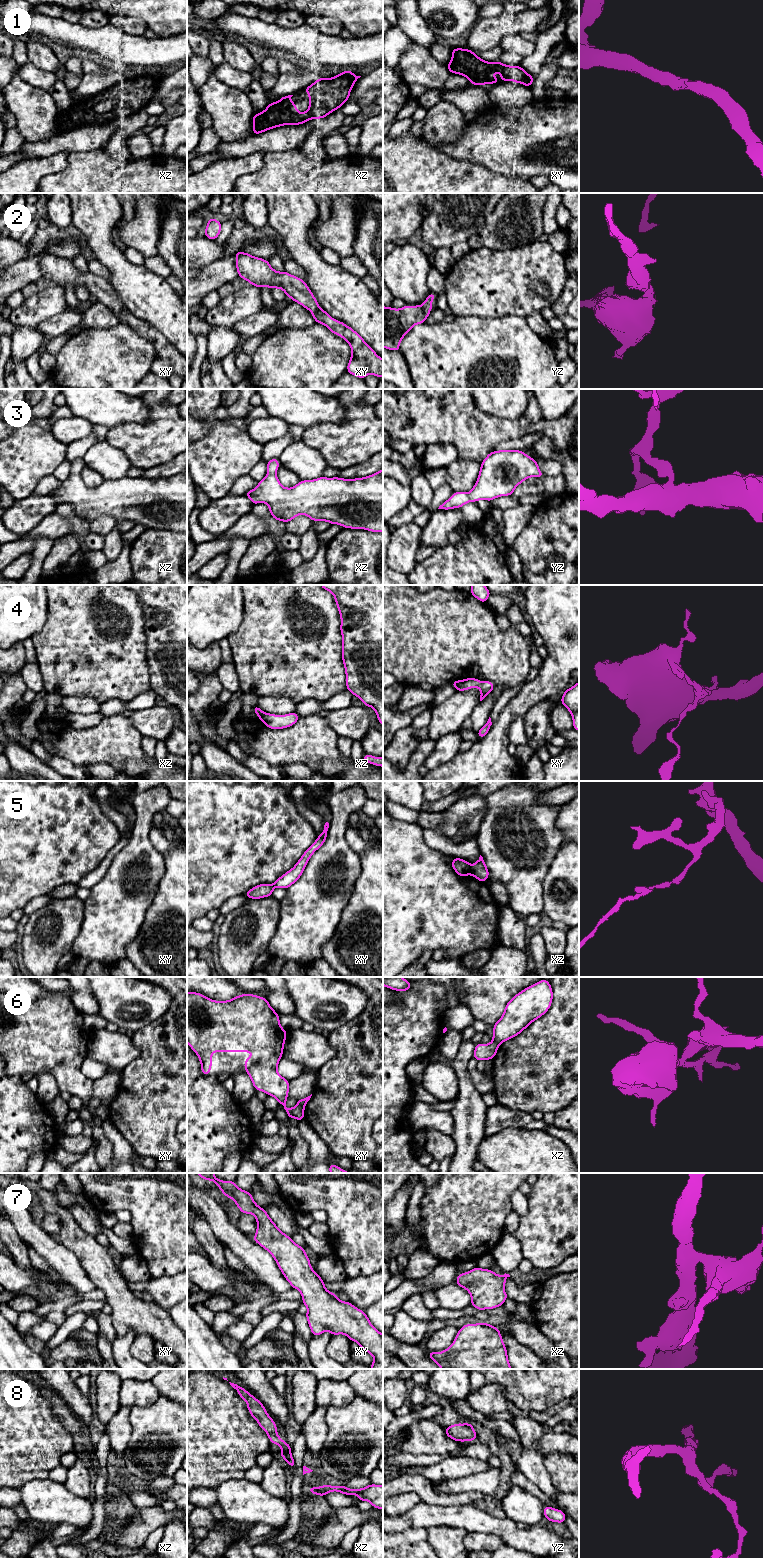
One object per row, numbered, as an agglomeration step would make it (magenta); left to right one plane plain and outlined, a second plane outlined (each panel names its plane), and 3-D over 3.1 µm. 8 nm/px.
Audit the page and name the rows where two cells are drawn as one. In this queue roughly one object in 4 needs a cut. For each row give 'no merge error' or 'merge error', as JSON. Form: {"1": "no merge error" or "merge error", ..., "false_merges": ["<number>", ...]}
{"1": "no merge error", "2": "no merge error", "3": "no merge error", "4": "merge error", "5": "merge error", "6": "merge error", "7": "no merge error", "8": "no merge error", "false_merges": ["4", "5", "6"]}

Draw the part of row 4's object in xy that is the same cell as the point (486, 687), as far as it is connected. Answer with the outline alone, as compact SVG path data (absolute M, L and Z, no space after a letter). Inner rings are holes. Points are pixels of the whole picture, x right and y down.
M467 678L457 687L457 691L466 691L469 688L478 687L481 691L480 701L482 701L495 687L490 681L480 682L477 678Z

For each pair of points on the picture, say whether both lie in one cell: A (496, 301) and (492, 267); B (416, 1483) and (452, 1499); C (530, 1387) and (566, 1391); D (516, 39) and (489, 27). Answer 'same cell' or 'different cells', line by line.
A: same cell
B: same cell
C: same cell
D: different cells

